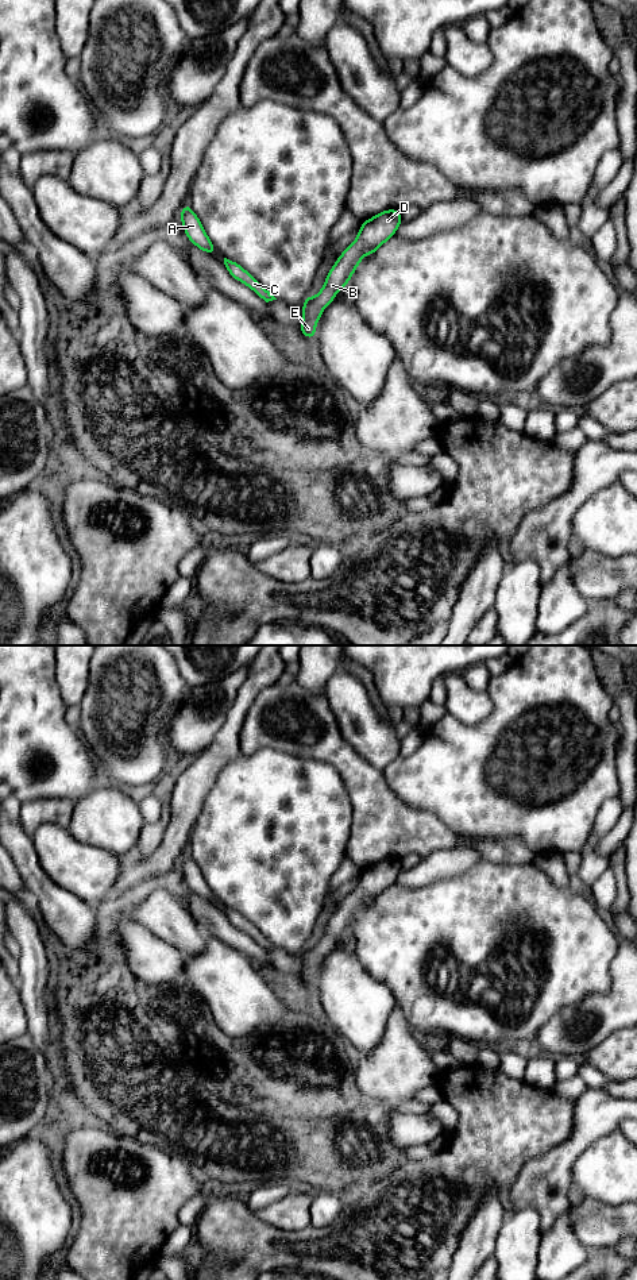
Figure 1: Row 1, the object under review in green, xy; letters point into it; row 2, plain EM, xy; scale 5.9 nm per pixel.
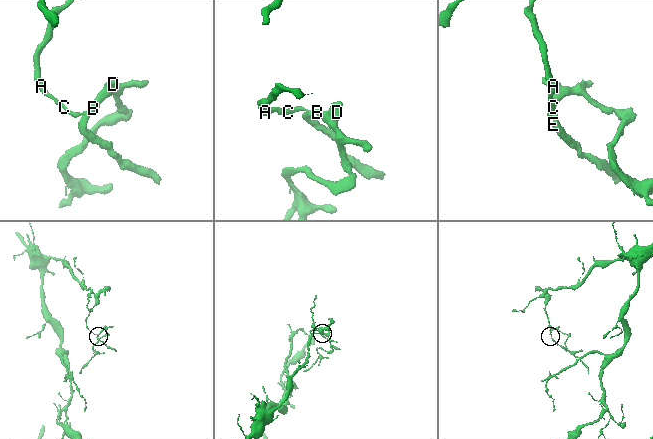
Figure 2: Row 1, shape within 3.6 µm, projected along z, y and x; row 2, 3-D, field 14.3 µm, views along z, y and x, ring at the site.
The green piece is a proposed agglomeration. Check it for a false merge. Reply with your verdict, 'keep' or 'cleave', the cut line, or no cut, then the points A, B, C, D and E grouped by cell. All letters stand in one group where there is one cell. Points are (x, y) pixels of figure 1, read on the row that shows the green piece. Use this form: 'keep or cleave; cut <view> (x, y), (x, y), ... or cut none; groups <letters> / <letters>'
cleave; cut xy (311, 299), (304, 303); groups A C / B D E

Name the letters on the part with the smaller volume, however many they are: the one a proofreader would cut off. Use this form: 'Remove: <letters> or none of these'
Remove: B, D, E

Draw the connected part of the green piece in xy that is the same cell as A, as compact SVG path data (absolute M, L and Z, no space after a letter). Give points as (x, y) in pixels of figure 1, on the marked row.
M189 203L185 204L179 216L185 234L189 238L192 244L196 244L200 250L213 255L216 251L215 246L209 240L200 219L190 209Z

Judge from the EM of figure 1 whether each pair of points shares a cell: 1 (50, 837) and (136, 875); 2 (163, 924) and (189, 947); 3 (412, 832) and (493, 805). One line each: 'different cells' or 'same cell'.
1: different cells
2: same cell
3: different cells

